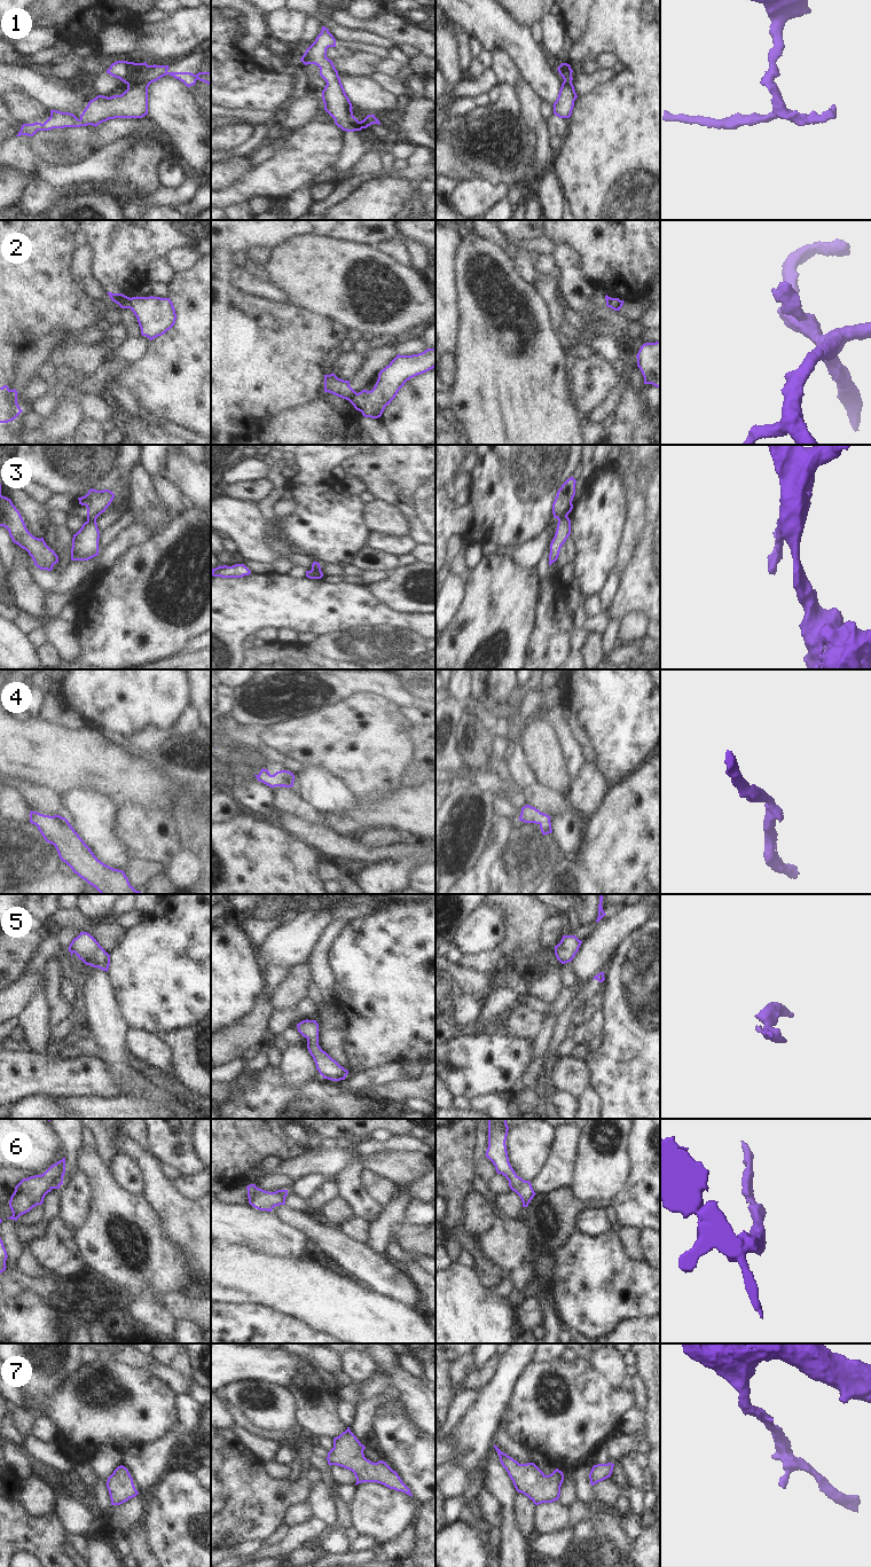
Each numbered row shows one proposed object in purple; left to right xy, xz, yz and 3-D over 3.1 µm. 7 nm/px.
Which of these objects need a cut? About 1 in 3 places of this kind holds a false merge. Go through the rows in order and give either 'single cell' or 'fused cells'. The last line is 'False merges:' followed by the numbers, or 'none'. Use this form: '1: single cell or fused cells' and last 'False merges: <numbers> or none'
1: fused cells
2: fused cells
3: fused cells
4: single cell
5: single cell
6: single cell
7: single cell
False merges: 1, 2, 3

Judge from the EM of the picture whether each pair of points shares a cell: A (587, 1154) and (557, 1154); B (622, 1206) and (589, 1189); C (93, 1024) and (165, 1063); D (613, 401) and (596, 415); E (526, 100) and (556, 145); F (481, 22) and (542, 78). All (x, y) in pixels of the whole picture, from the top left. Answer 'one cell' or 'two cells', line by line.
A: two cells
B: two cells
C: two cells
D: one cell
E: two cells
F: one cell

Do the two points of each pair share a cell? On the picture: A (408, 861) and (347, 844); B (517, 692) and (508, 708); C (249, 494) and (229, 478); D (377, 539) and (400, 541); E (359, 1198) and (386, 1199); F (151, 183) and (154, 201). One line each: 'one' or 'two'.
A: two
B: one
C: two
D: one
E: two
F: two

